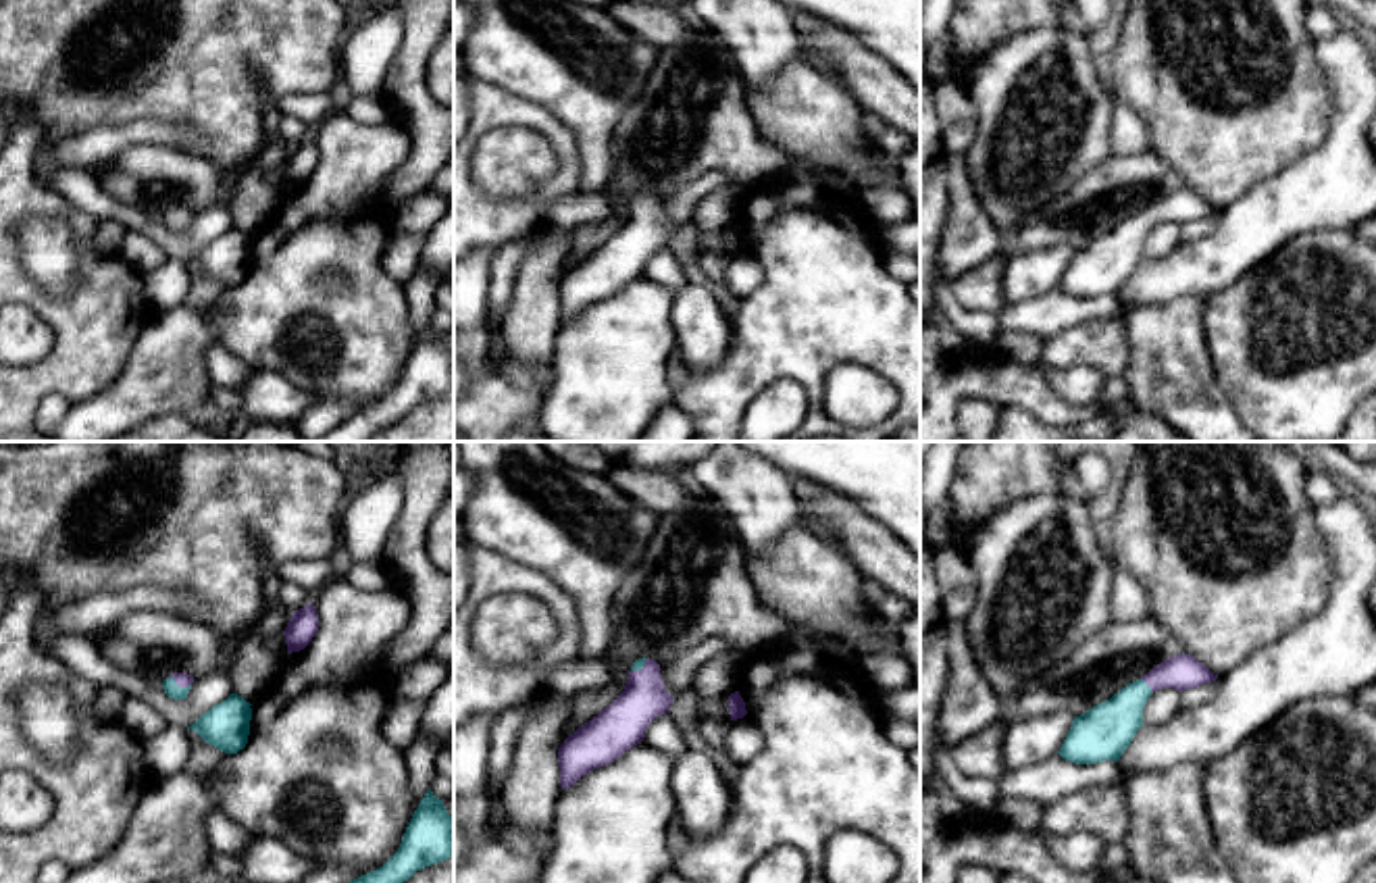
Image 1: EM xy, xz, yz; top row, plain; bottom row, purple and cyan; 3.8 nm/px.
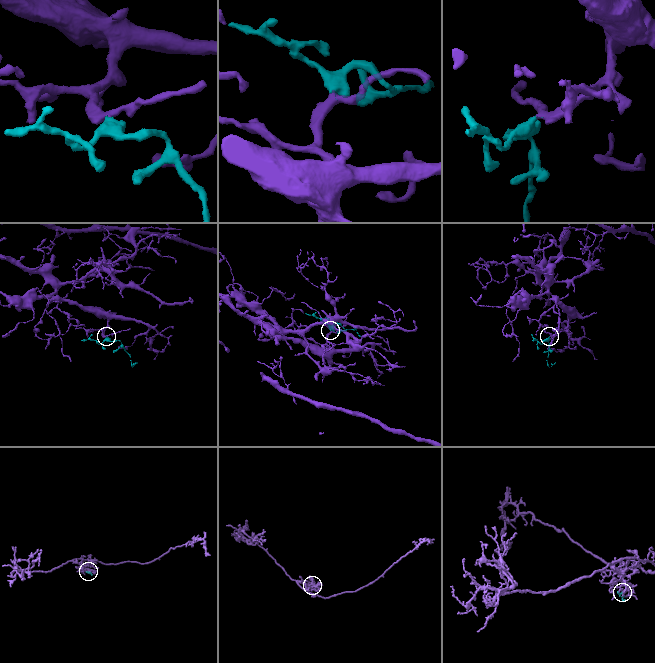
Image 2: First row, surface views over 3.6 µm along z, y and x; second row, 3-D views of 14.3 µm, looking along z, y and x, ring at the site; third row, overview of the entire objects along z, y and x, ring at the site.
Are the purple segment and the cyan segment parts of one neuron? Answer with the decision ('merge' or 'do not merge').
merge

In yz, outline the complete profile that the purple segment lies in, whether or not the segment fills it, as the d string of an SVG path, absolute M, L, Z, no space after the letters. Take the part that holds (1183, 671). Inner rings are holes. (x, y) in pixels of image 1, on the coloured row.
M1172 656L1122 687L1110 700L1074 716L1058 754L1074 764L1118 762L1137 731L1145 725L1143 708L1153 691L1164 687L1184 691L1216 679L1218 675L1195 656Z

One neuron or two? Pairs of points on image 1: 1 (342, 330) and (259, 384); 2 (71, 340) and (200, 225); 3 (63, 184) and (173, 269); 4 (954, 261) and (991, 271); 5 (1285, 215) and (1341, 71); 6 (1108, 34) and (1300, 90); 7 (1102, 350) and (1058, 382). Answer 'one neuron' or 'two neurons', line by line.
1: two neurons
2: two neurons
3: two neurons
4: two neurons
5: one neuron
6: two neurons
7: two neurons

